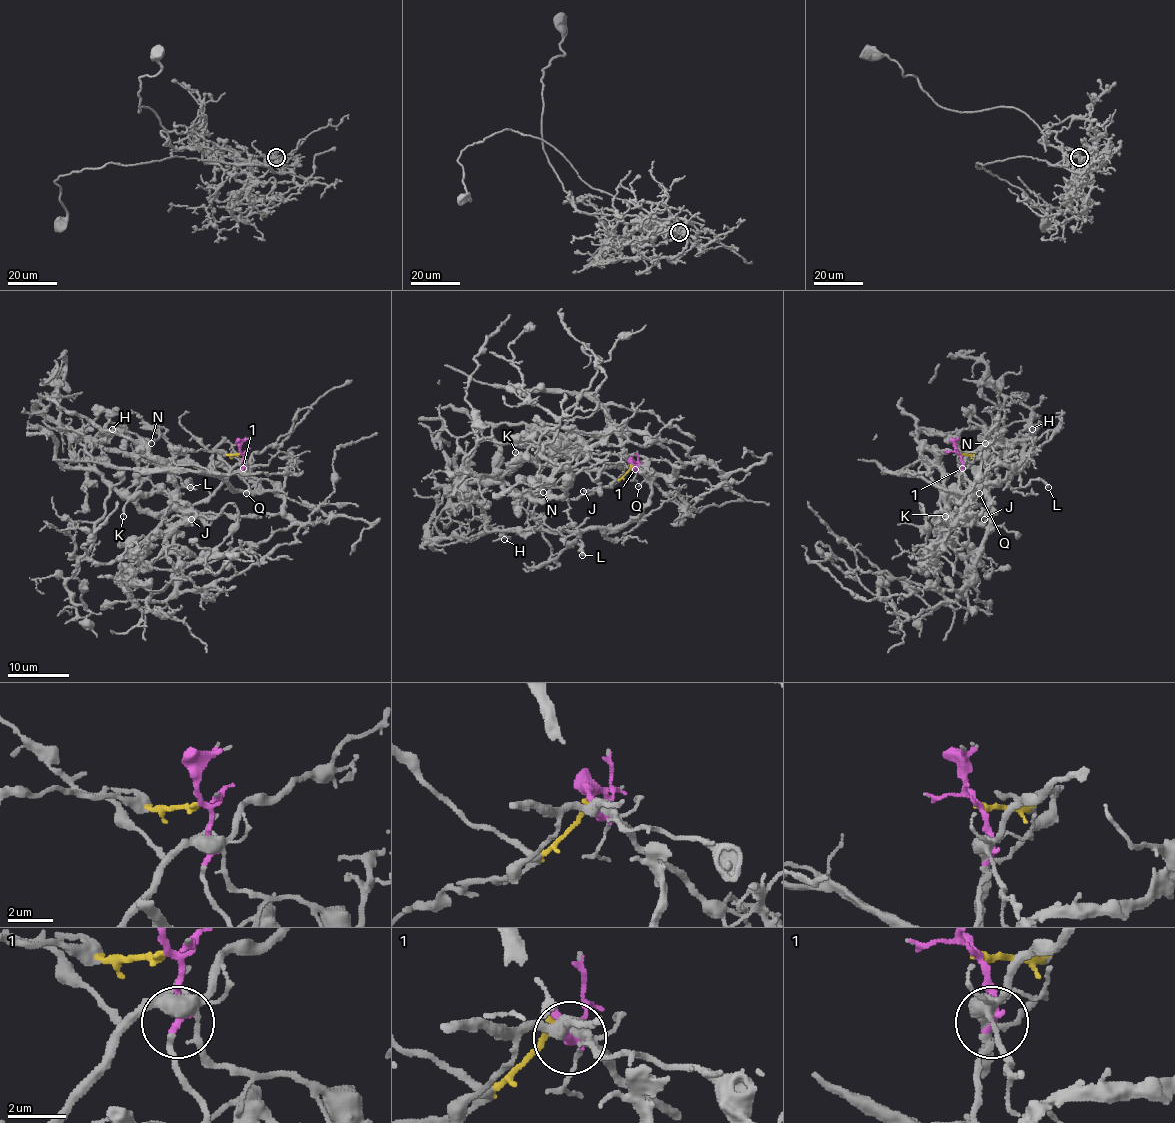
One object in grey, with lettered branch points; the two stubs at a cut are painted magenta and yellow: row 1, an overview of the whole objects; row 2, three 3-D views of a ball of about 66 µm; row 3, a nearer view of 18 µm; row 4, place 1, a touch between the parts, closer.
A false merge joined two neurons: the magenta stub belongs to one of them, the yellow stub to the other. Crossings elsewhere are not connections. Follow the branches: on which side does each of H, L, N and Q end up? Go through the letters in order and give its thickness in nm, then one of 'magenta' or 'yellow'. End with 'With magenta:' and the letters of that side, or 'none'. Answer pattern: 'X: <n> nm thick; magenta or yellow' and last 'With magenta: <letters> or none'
H: 180 nm thick; yellow
L: 240 nm thick; magenta
N: 550 nm thick; yellow
Q: 90 nm thick; magenta
With magenta: L, Q

